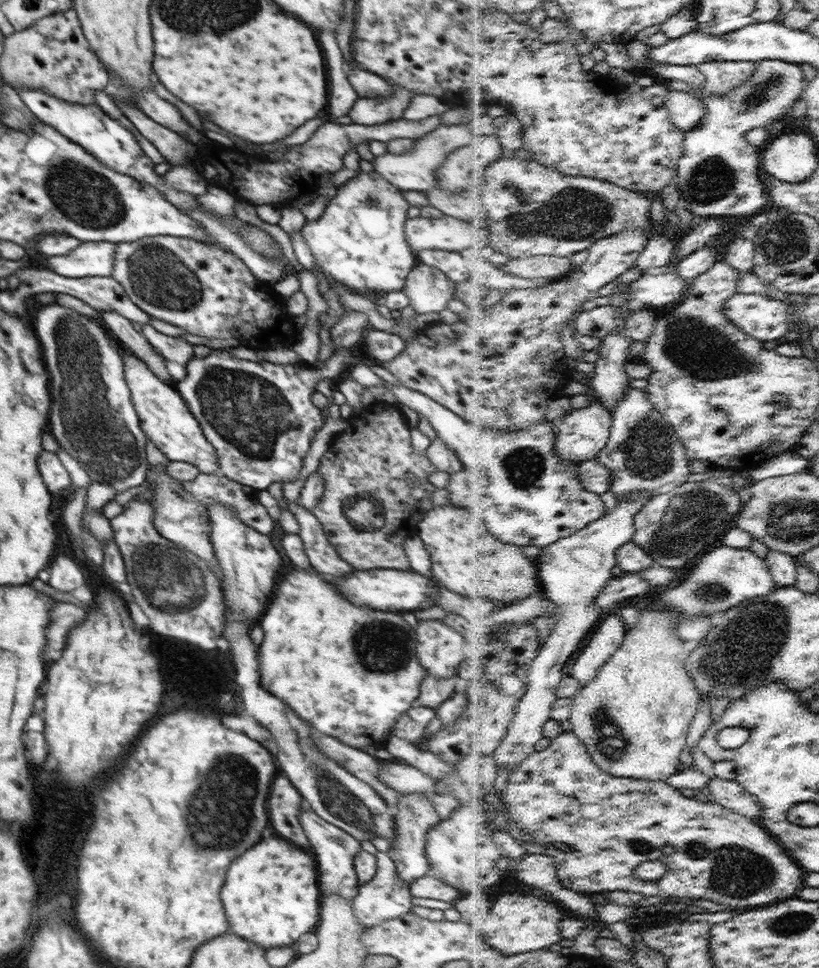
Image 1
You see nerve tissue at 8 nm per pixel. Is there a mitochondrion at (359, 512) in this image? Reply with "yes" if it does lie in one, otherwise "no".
yes

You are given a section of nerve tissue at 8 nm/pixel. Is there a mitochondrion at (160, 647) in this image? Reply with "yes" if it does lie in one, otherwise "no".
no

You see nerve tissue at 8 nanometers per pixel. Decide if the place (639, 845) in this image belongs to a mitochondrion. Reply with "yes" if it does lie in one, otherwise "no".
yes

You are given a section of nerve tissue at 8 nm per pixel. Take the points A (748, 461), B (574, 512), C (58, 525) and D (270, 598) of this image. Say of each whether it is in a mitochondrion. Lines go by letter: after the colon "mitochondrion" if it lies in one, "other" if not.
A: other
B: other
C: other
D: other

